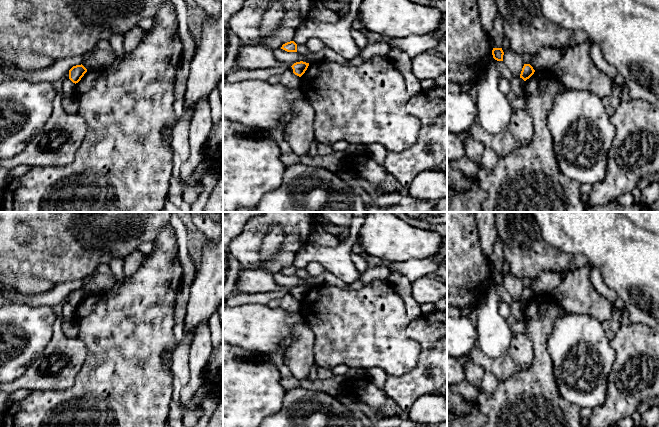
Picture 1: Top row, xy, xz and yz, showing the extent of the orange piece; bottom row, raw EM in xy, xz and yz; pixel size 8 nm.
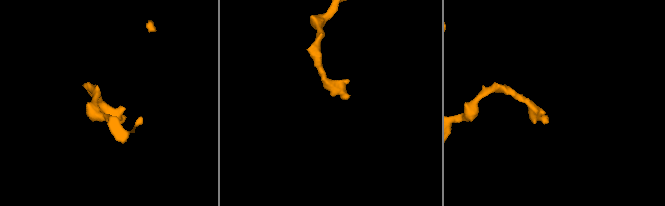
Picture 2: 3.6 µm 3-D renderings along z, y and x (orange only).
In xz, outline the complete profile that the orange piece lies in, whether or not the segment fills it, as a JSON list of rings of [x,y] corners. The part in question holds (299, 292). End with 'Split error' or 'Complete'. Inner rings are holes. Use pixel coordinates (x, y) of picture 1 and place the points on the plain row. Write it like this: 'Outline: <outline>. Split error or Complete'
Outline: [[[300,285],[300,286],[294,287],[291,291],[293,293],[293,297],[301,301],[307,294],[308,290],[309,290],[309,287]]]. Complete

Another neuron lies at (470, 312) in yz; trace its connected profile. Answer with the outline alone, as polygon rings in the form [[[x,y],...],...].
[[[467,307],[461,310],[461,314],[468,317],[472,323],[476,324],[477,310],[476,307]]]

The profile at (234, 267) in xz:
[[[228,251],[228,274],[223,285],[223,306],[226,305],[227,298],[234,292],[237,278],[241,270],[239,261]]]

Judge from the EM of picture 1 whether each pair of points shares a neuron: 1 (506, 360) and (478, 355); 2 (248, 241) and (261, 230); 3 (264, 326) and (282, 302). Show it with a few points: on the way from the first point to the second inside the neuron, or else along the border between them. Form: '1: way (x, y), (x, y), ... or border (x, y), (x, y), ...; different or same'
1: way (499, 362), (485, 362); same
2: way (251, 238), (258, 231); same
3: border (266, 305), (283, 308), (289, 313), (299, 315); different

